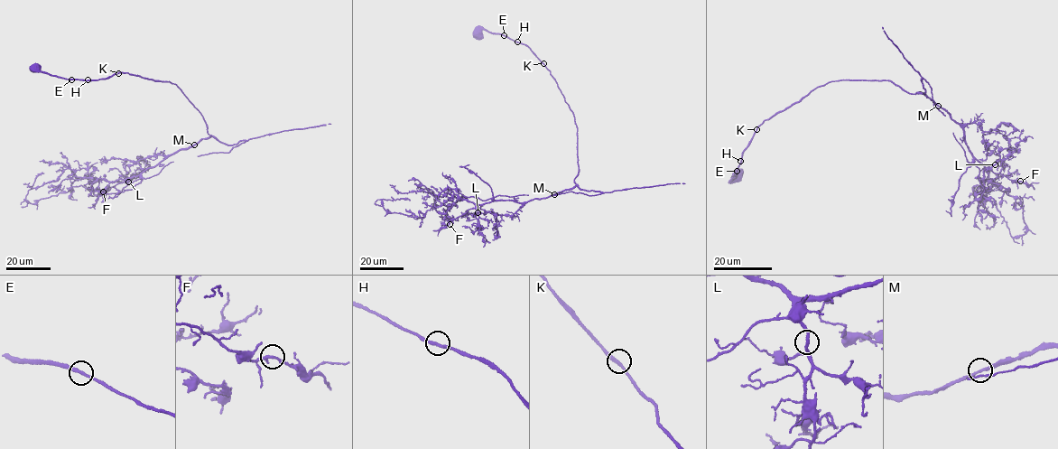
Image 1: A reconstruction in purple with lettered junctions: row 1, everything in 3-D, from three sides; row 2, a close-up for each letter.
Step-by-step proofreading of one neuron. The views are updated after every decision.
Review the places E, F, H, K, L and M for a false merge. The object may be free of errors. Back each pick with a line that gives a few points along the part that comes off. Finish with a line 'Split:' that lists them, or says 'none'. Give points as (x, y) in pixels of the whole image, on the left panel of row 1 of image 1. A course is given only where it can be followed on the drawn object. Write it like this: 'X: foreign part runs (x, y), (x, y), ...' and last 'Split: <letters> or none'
Split: none

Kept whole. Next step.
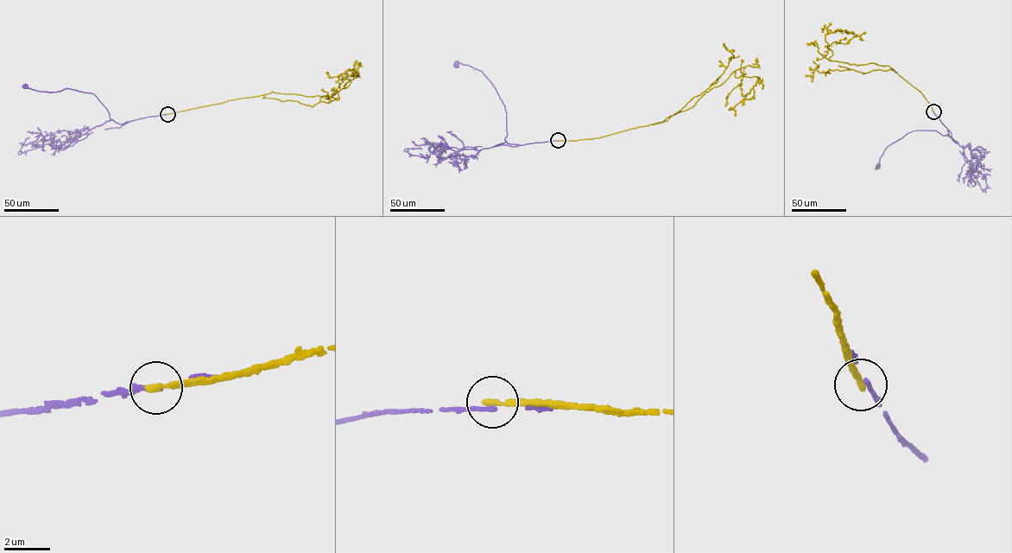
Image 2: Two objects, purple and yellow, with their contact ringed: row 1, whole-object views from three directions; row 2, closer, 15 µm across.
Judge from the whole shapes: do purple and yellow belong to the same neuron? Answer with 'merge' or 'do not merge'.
do not merge

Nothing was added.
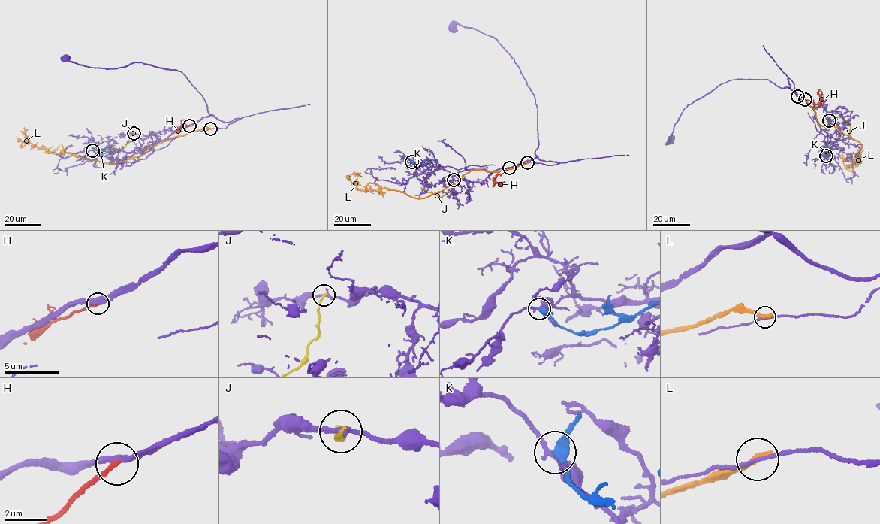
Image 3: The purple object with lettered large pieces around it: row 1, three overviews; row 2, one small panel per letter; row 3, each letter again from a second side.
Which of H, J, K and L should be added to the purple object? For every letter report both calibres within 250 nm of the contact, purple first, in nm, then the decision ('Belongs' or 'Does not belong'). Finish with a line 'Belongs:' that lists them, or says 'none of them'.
H: Thickness 360 nm (purple) against 200 nm. Belongs
J: Thickness 200 nm (purple) against 240 nm. Does not belong
K: Thickness 260 nm (purple) against 380 nm. Does not belong
L: Thickness 170 nm (purple) against 380 nm. Does not belong
Belongs: H

